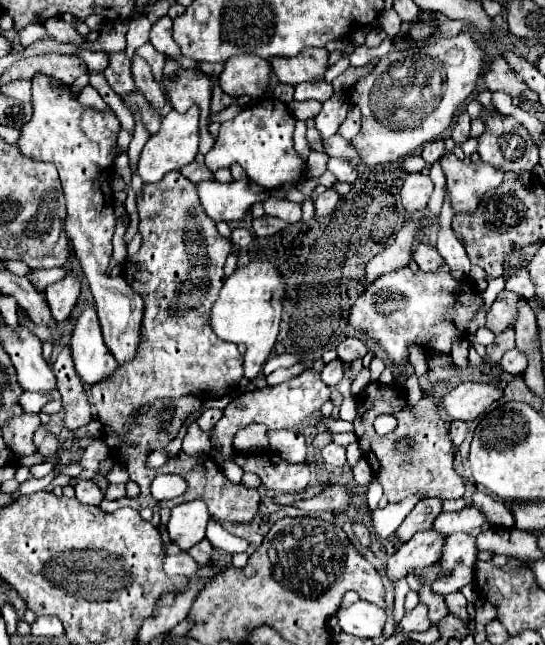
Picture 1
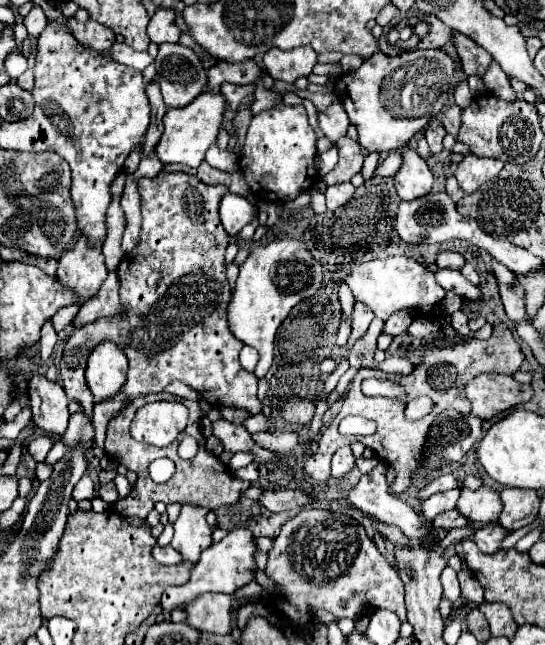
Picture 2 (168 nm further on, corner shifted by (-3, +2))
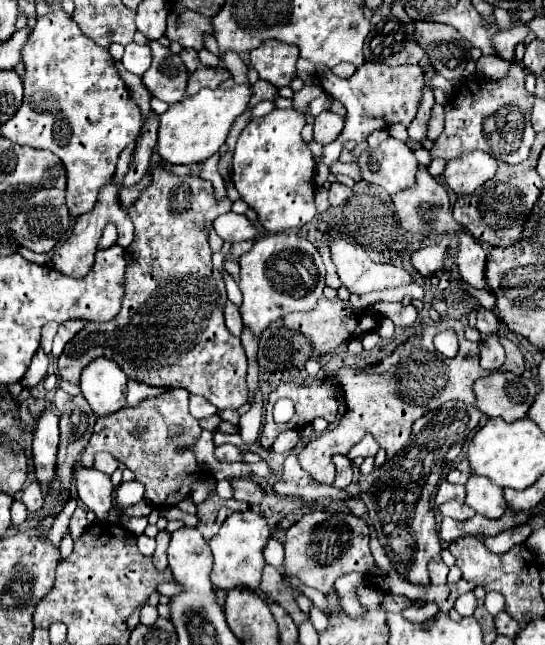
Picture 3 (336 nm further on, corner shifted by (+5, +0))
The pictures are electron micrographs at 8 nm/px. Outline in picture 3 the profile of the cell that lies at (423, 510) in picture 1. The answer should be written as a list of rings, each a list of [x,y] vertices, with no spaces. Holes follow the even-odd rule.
[[[442,482],[440,484],[440,488],[438,488],[438,494],[436,494],[436,504],[440,506],[440,504],[444,504],[444,502],[448,502],[448,500],[460,500],[460,502],[464,502],[464,498],[466,498],[466,488],[464,486],[456,486],[456,484],[450,484],[450,482]]]

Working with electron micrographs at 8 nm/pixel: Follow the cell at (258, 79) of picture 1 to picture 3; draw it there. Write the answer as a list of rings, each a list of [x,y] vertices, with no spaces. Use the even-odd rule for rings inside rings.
[[[198,68],[196,72],[190,74],[188,78],[188,86],[186,86],[186,94],[194,96],[198,90],[202,88],[218,88],[224,80],[228,78],[228,72],[224,68]]]

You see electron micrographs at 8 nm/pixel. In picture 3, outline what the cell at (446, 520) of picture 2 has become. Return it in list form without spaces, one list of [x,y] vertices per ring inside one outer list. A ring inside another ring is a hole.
[[[456,500],[444,502],[442,506],[438,506],[438,510],[440,510],[442,516],[450,516],[454,520],[468,520],[468,518],[472,518],[476,514],[468,504],[460,504]]]

